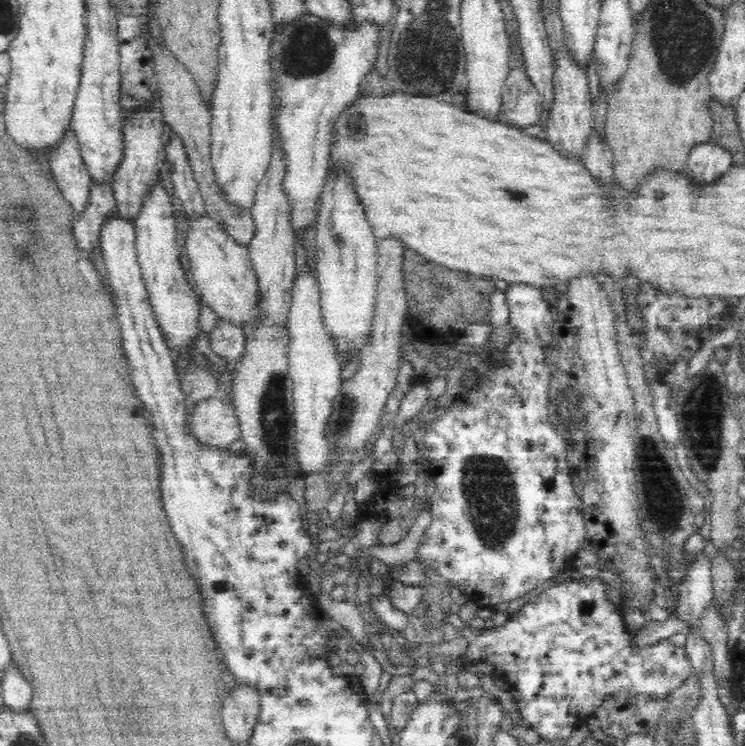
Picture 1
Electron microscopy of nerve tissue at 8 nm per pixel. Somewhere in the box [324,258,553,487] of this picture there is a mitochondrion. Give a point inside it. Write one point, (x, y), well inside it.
(341, 424)

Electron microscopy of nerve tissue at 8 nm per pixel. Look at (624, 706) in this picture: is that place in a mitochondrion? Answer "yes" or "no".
no

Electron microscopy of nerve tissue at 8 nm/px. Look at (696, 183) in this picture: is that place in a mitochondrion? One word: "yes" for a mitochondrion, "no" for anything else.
no

